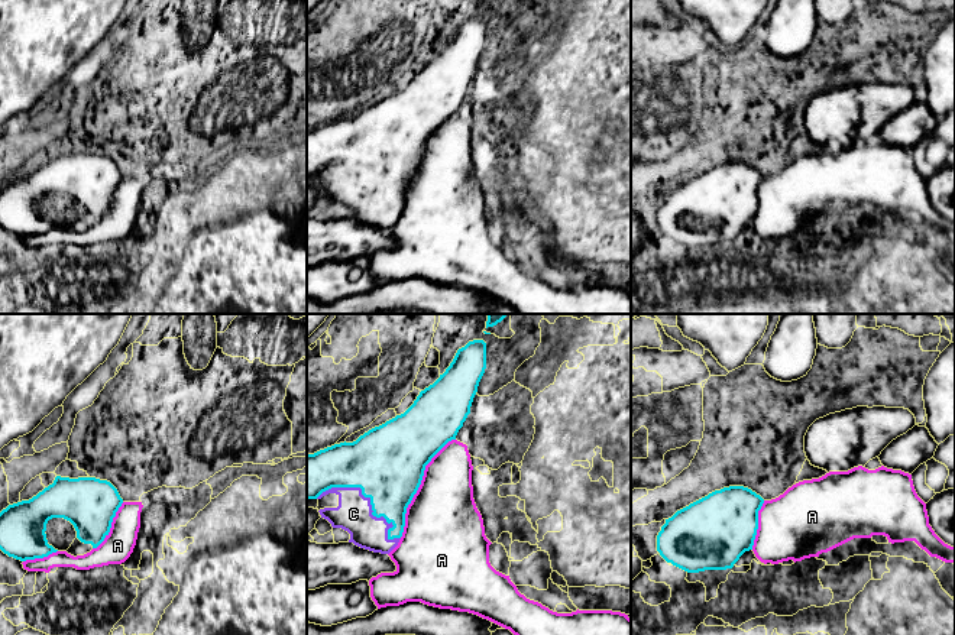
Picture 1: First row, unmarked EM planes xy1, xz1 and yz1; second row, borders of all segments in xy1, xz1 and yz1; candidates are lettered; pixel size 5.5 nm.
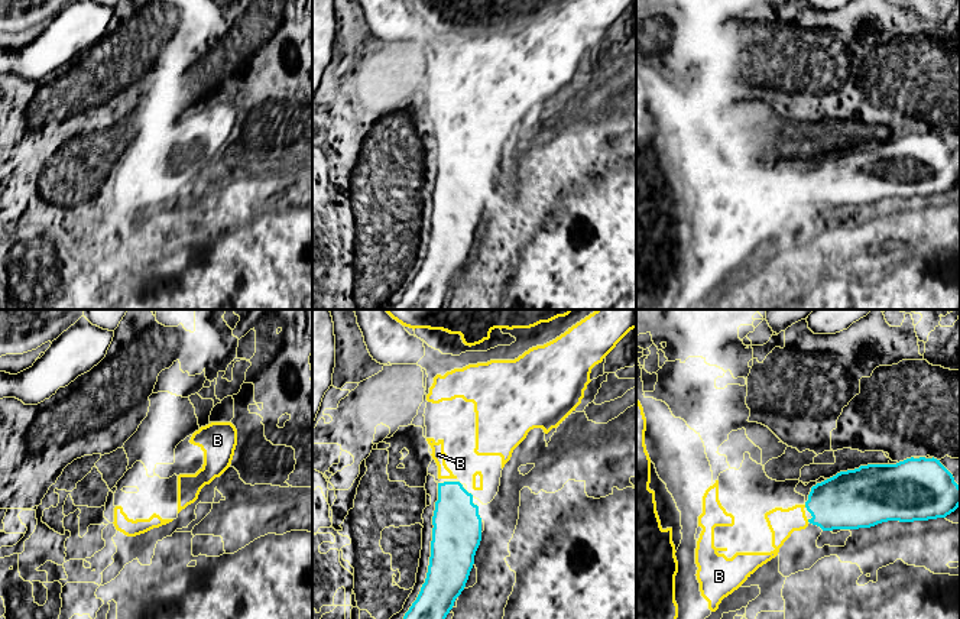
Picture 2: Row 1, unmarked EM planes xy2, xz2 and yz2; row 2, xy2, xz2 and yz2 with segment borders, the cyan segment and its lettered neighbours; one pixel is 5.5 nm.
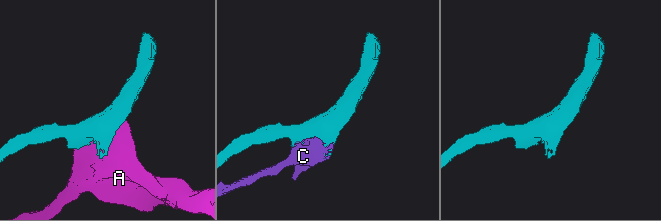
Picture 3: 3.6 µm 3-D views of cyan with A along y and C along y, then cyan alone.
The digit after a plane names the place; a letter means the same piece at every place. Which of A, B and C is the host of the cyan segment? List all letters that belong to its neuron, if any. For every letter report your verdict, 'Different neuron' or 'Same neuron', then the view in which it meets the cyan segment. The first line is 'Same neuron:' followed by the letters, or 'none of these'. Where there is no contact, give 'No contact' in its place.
Same neuron: B, C
A: Different neuron. Touches cyan in xz1
B: Same neuron. No contact
C: Same neuron. Touches cyan in xz1

